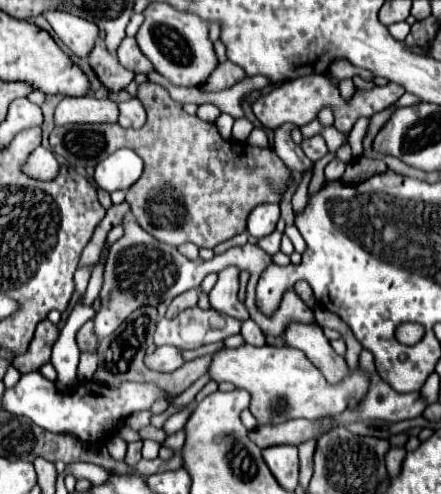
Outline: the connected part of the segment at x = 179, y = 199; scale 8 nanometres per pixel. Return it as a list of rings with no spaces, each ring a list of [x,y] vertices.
[[[139,84],[136,97],[147,110],[143,128],[125,130],[119,124],[69,124],[55,128],[49,144],[55,156],[81,172],[117,148],[135,150],[145,160],[145,170],[139,184],[127,190],[127,202],[135,222],[153,238],[171,246],[193,242],[199,248],[215,248],[235,234],[245,232],[245,220],[257,204],[281,204],[291,182],[291,170],[275,150],[253,148],[245,142],[239,148],[237,142],[223,140],[215,124],[187,114],[183,104],[173,100],[159,84]]]

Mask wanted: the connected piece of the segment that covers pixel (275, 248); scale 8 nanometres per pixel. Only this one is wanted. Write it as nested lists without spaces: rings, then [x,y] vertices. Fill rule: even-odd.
[[[277,230],[273,234],[269,234],[269,236],[265,236],[265,238],[259,240],[259,248],[263,248],[271,256],[279,252],[279,244],[281,244],[281,234]]]

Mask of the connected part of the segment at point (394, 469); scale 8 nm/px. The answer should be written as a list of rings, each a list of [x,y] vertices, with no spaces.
[[[391,448],[391,450],[387,452],[385,462],[387,462],[387,472],[389,472],[389,476],[395,476],[395,474],[399,472],[399,466],[401,466],[405,454],[407,454],[405,448]]]

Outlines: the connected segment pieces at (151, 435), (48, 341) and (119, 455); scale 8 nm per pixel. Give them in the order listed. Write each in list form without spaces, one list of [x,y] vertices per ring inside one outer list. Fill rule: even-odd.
[[[147,426],[147,428],[143,428],[141,432],[141,438],[149,438],[149,440],[157,440],[159,444],[163,444],[165,442],[165,438],[167,438],[167,434],[161,430],[161,428],[155,428],[155,426]]]
[[[43,320],[37,324],[35,336],[29,344],[29,350],[25,354],[15,356],[15,368],[23,374],[23,372],[33,372],[39,370],[43,364],[51,362],[51,348],[57,340],[57,328],[55,324],[51,324],[49,320]]]
[[[111,436],[106,443],[109,454],[113,460],[123,460],[127,452],[127,442],[120,436]]]

